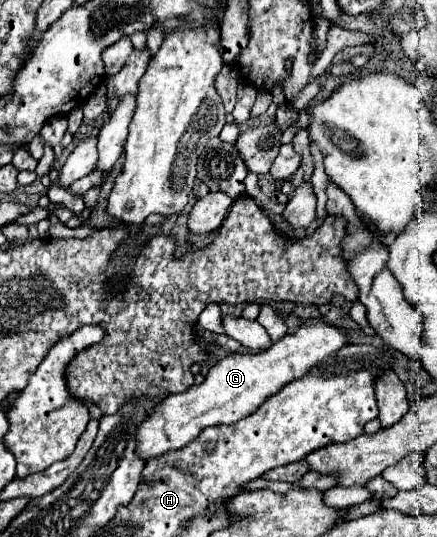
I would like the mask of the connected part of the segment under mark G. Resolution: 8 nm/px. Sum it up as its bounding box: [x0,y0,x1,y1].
[135,319,351,461]

